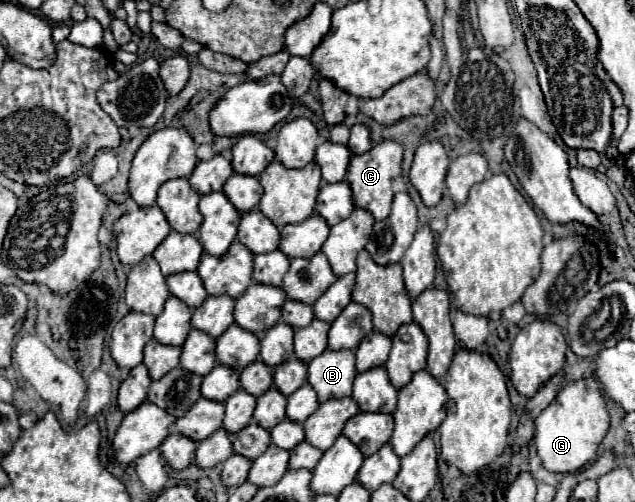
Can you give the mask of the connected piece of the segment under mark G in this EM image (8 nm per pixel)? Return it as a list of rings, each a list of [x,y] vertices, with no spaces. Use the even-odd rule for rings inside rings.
[[[595,379],[567,383],[549,407],[535,419],[535,447],[543,459],[543,467],[551,473],[575,473],[591,463],[597,447],[609,429],[609,413]]]

